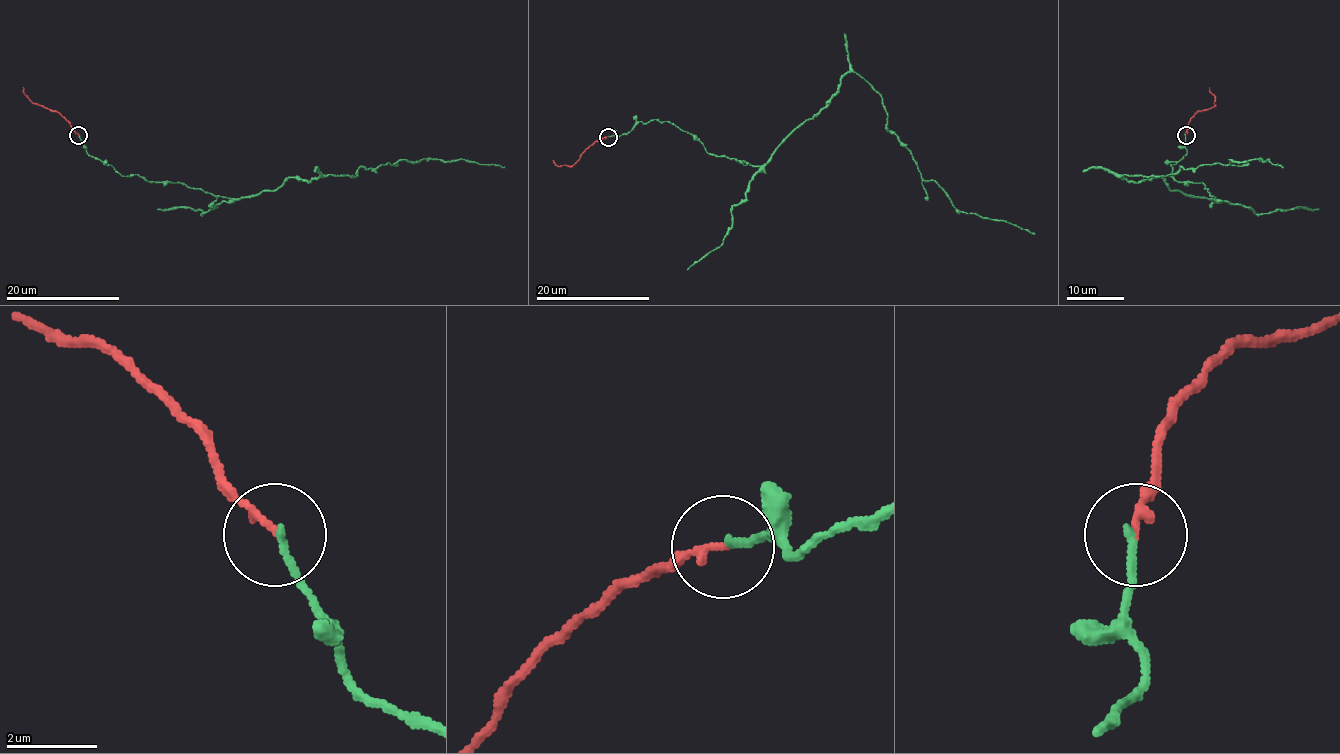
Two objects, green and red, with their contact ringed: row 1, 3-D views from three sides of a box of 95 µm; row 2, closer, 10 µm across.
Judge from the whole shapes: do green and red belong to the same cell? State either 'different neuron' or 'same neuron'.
same neuron

